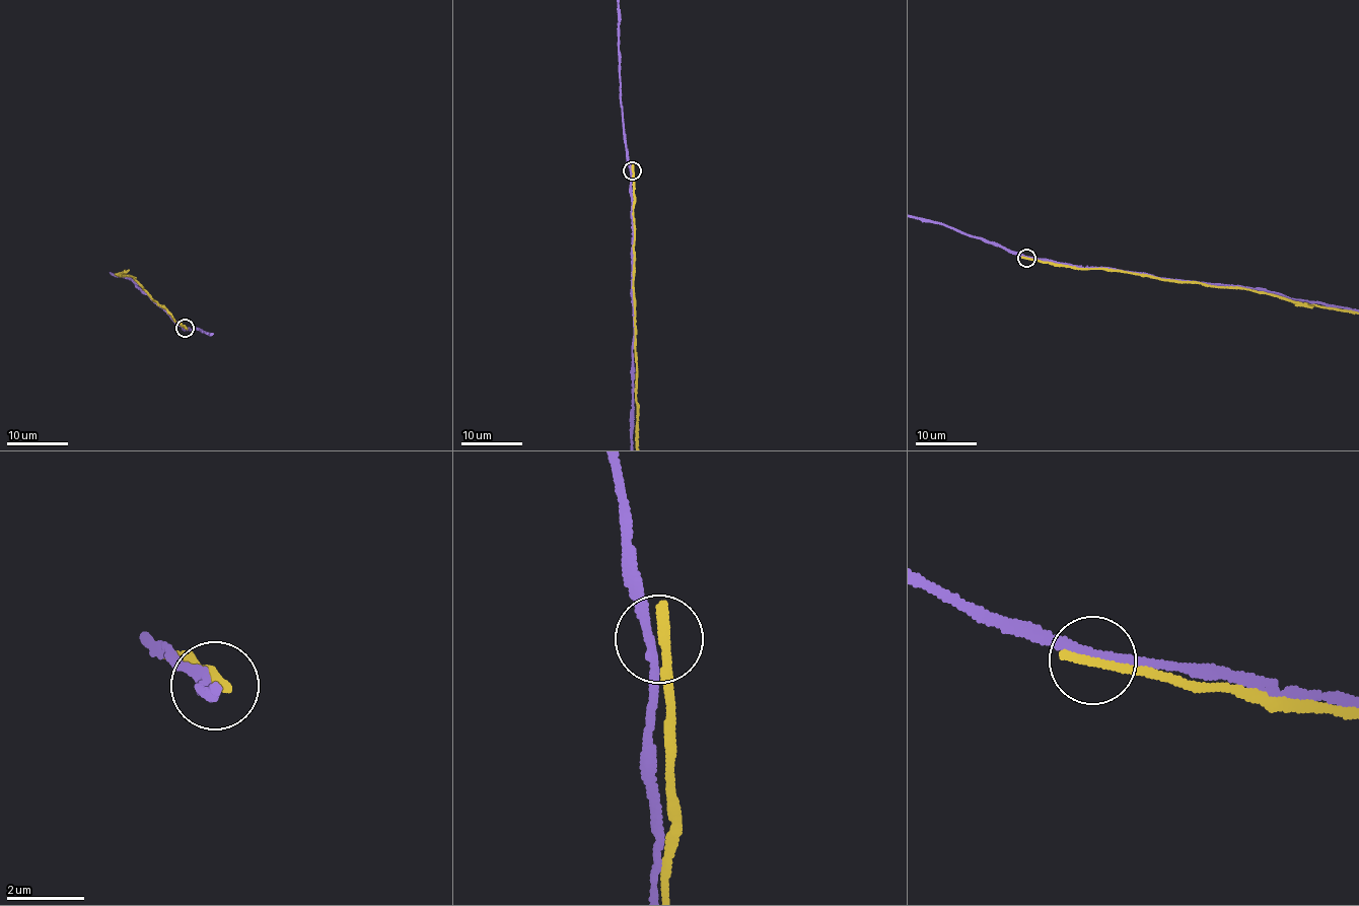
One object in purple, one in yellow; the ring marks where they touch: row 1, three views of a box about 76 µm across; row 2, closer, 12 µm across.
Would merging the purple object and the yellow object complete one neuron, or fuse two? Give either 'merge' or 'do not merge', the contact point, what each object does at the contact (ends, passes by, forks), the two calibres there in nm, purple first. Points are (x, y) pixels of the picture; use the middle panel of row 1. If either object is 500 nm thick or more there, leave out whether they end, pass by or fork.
do not merge | (632, 170) | purple passes by | yellow ends | 220/320 nm

